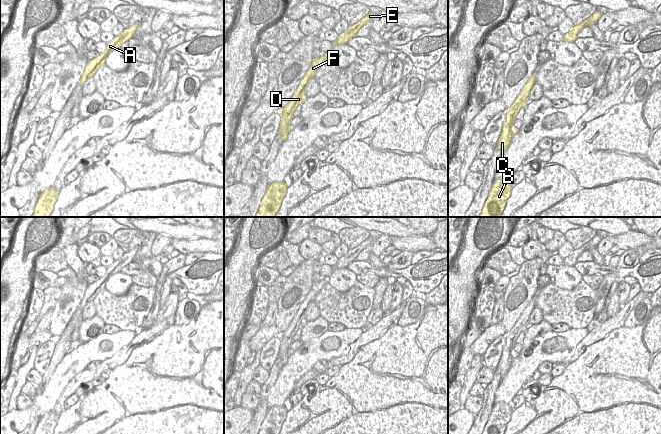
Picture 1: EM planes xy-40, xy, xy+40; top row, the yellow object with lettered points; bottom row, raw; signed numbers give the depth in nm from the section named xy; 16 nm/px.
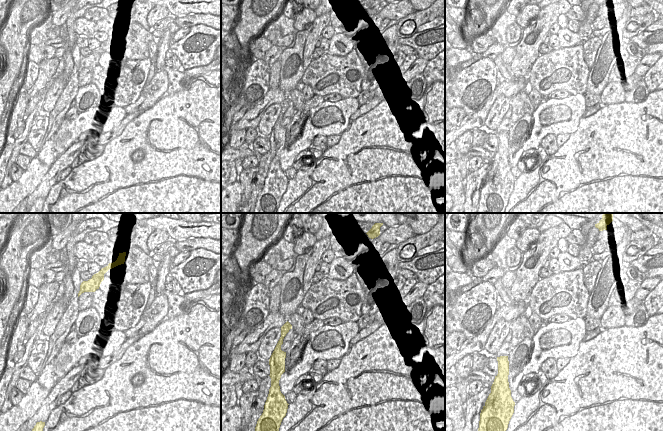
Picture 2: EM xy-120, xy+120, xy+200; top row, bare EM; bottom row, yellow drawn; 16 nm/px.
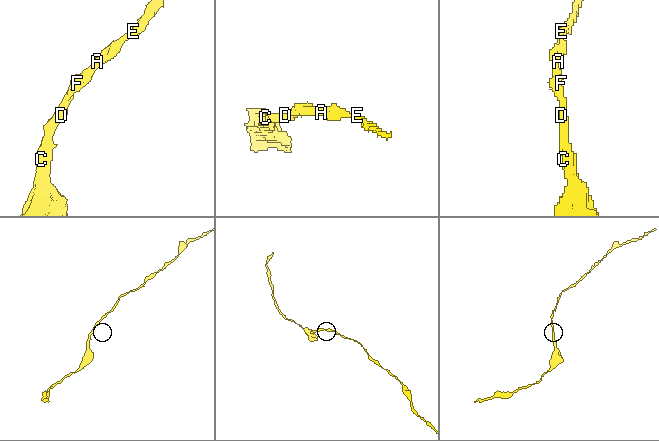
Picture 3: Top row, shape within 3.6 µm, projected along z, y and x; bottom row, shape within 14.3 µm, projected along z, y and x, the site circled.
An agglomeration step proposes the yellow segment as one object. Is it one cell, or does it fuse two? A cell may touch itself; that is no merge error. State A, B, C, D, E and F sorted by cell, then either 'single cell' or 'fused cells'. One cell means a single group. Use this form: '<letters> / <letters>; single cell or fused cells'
A B C D E F; single cell

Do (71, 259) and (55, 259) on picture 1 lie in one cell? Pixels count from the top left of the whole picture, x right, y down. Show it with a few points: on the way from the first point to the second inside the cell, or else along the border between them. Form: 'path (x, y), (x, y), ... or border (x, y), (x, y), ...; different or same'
border (61, 250), (68, 266); different

